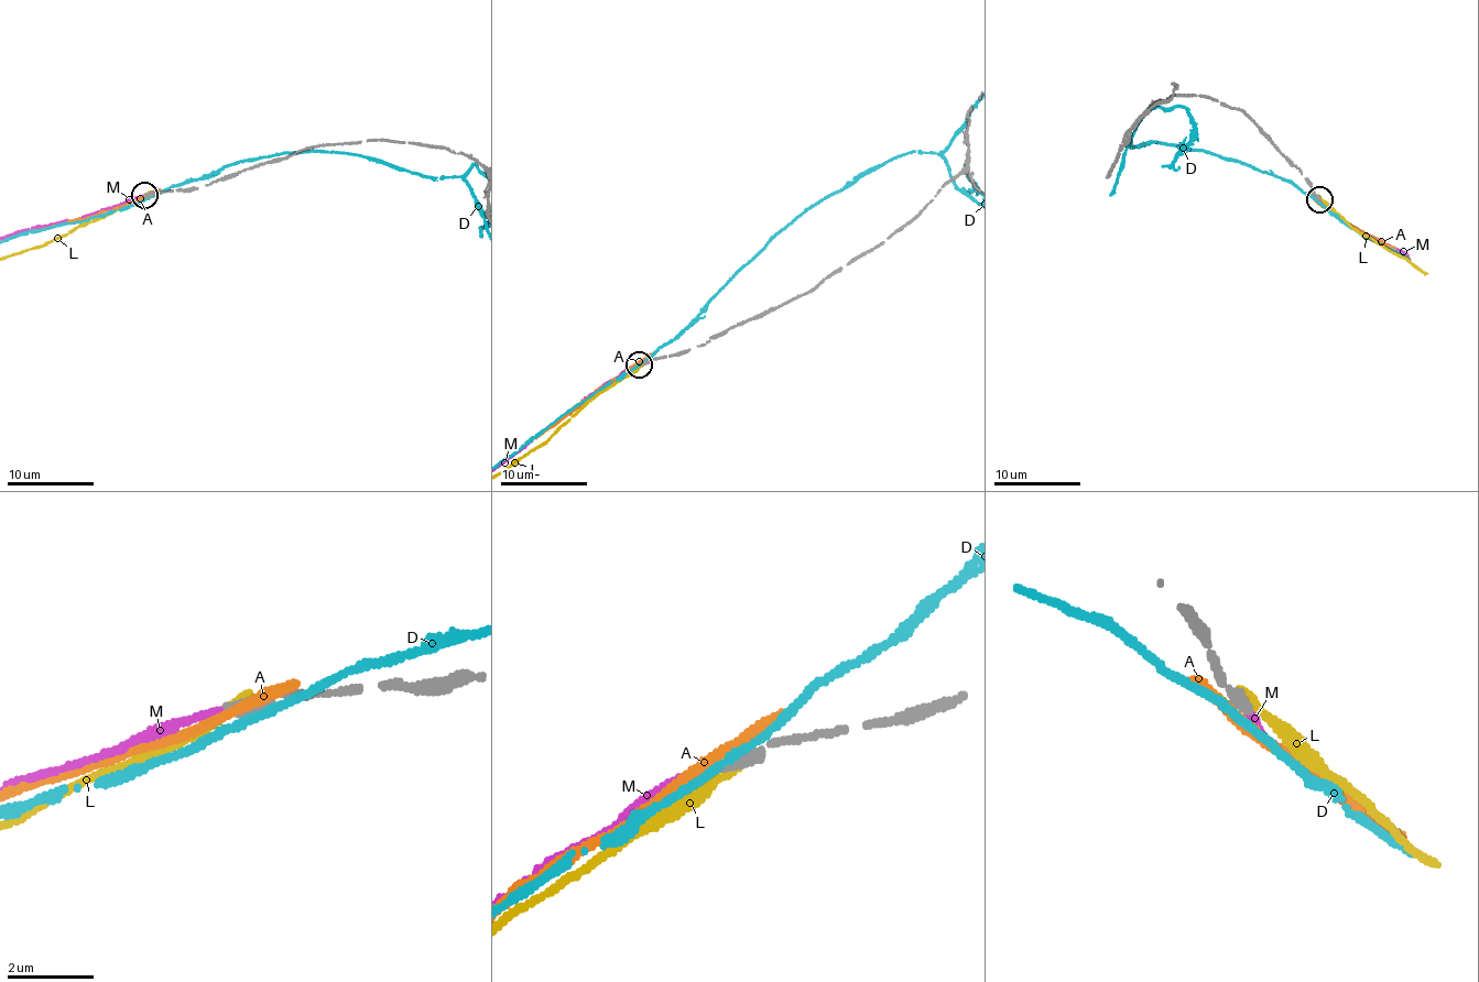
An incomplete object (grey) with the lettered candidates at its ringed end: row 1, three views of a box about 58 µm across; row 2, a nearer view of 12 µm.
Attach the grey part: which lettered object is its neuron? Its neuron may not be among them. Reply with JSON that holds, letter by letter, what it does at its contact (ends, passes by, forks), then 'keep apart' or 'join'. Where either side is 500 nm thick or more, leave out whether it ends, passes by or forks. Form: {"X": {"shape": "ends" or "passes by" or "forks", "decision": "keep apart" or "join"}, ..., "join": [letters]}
{"A": {"shape": "passes by", "decision": "keep apart"}, "D": {"shape": "passes by", "decision": "keep apart"}, "L": {"shape": "ends", "decision": "keep apart"}, "M": {"shape": "ends", "decision": "join"}, "join": ["M"]}

